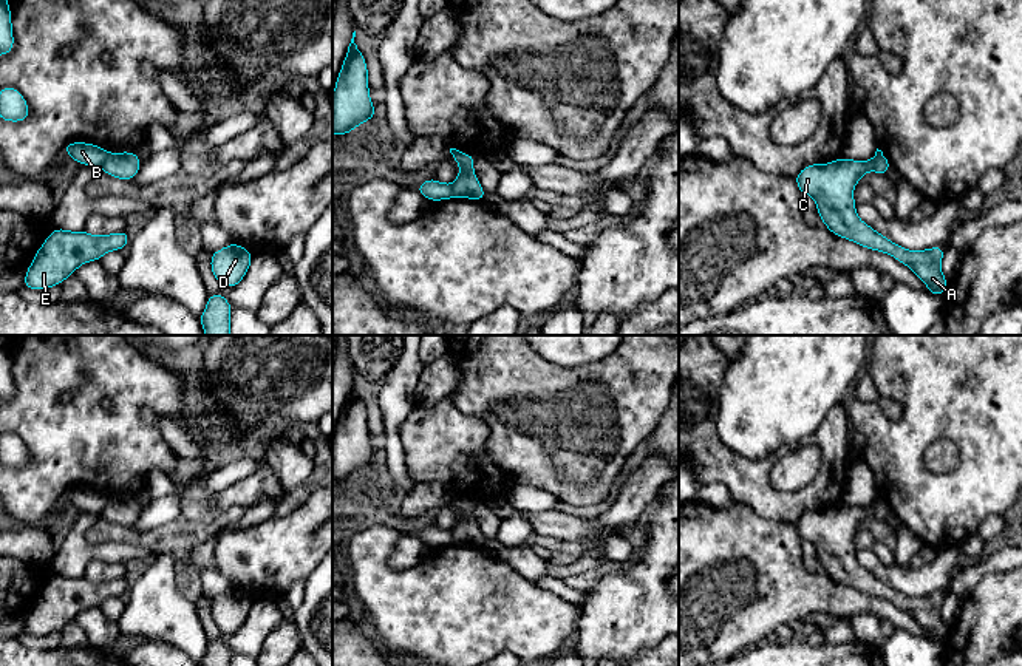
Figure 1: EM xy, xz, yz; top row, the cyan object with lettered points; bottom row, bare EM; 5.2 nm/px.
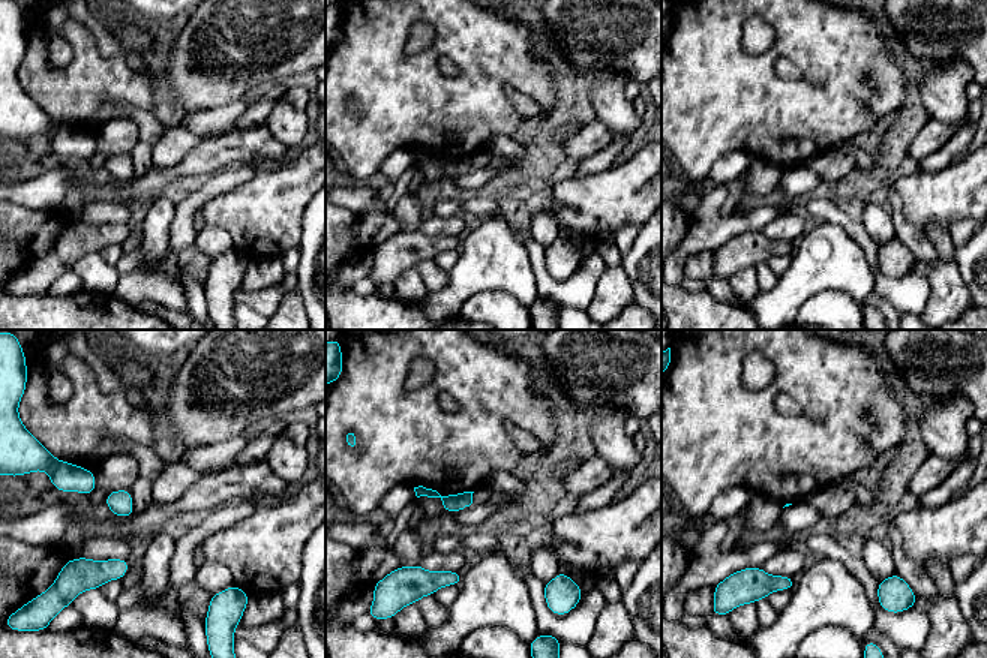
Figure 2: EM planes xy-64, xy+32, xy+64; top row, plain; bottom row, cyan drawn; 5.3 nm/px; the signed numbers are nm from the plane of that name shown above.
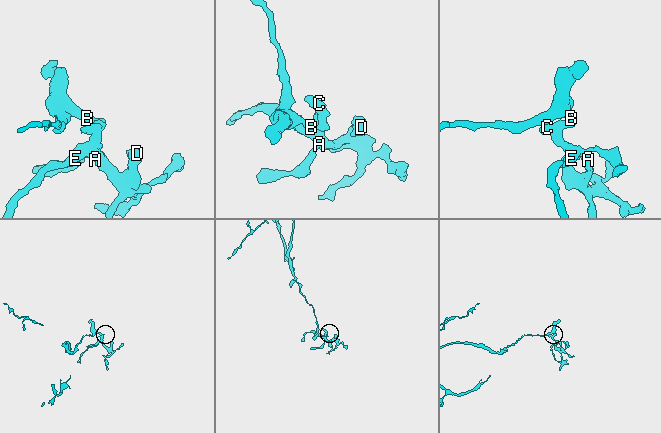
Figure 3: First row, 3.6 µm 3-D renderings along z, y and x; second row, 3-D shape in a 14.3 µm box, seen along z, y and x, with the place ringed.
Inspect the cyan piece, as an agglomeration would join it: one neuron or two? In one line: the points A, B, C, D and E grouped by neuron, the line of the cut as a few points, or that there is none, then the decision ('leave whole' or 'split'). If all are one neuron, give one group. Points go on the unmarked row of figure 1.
A C D E / B; cut in xy along (109, 499), (101, 513); split

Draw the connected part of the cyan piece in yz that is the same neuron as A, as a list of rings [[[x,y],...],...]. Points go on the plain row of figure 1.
[[[875,501],[869,507],[838,504],[829,510],[809,510],[796,522],[799,538],[810,541],[816,549],[816,558],[823,570],[838,584],[870,596],[883,598],[908,612],[928,634],[928,638],[940,643],[945,640],[948,626],[940,610],[946,598],[942,592],[923,596],[904,595],[864,567],[855,558],[853,535],[866,518],[887,521],[891,508]]]

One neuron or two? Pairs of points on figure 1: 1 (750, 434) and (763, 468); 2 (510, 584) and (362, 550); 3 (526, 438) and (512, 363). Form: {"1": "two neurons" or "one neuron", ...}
{"1": "two neurons", "2": "one neuron", "3": "one neuron"}

